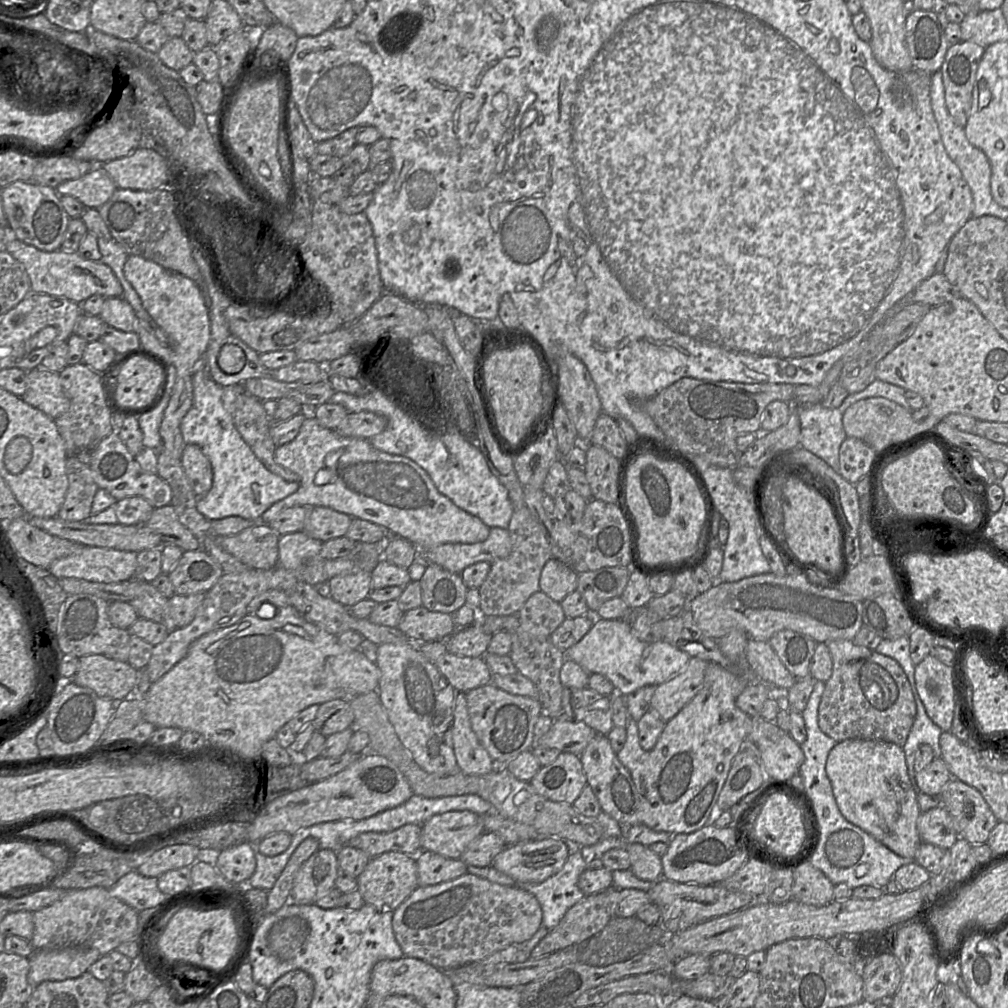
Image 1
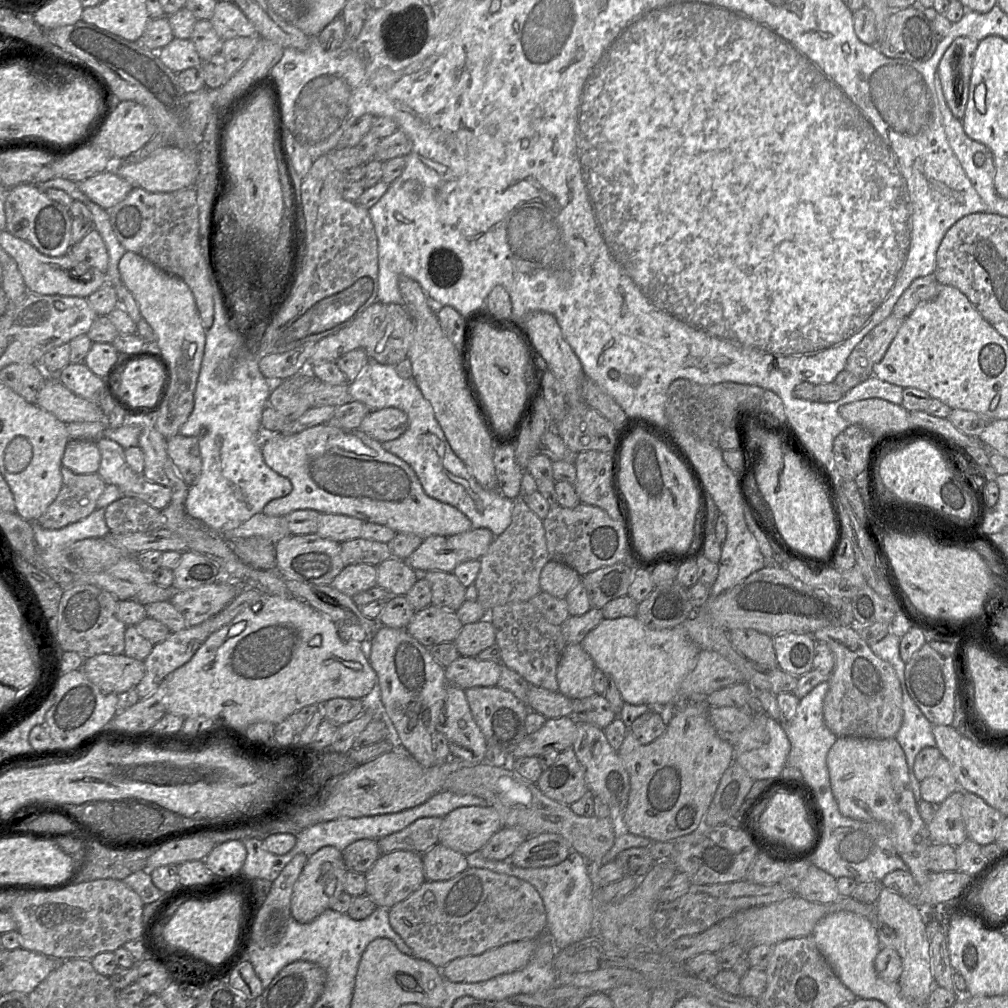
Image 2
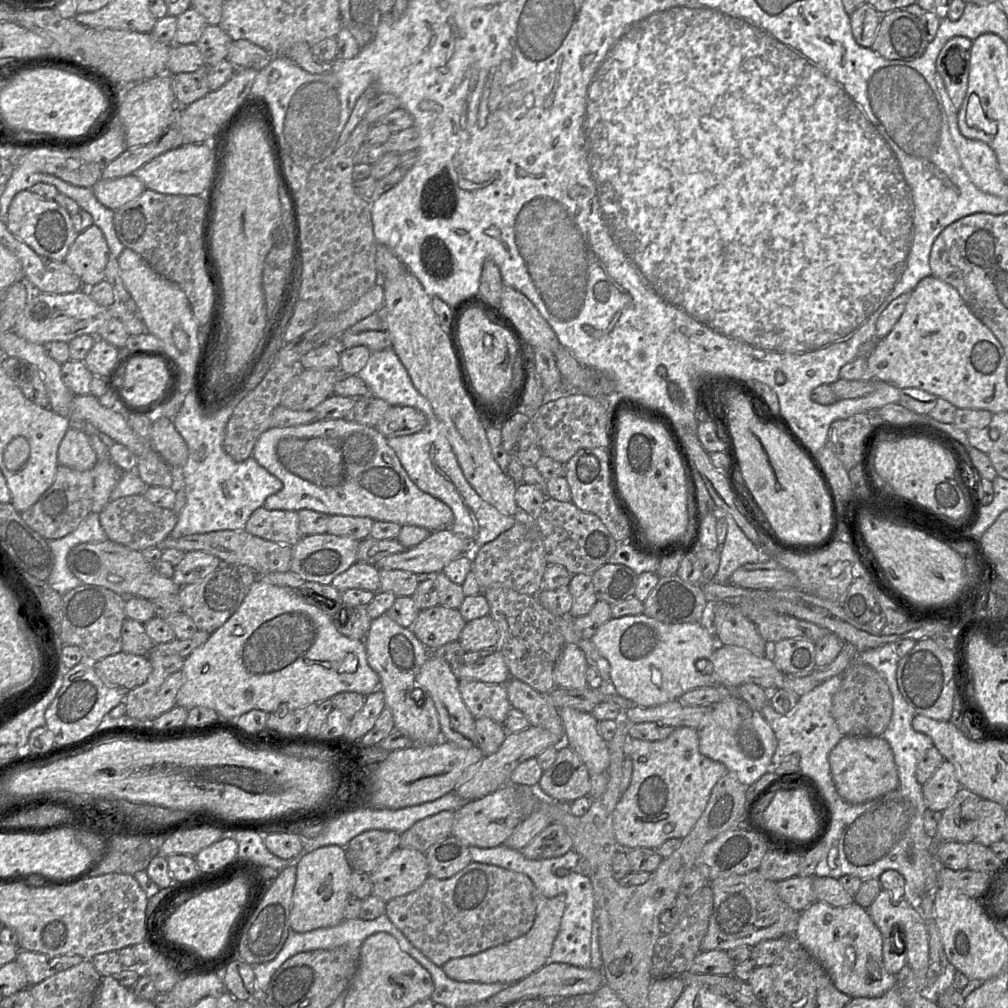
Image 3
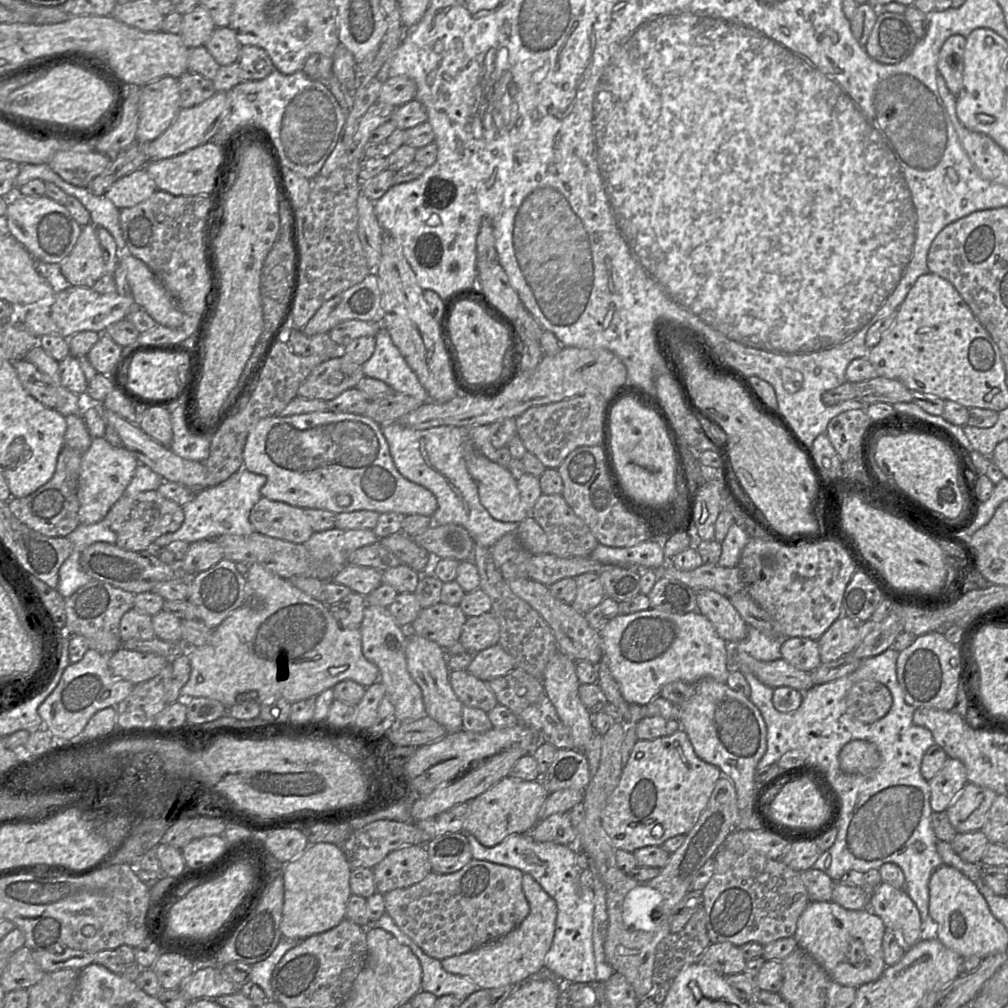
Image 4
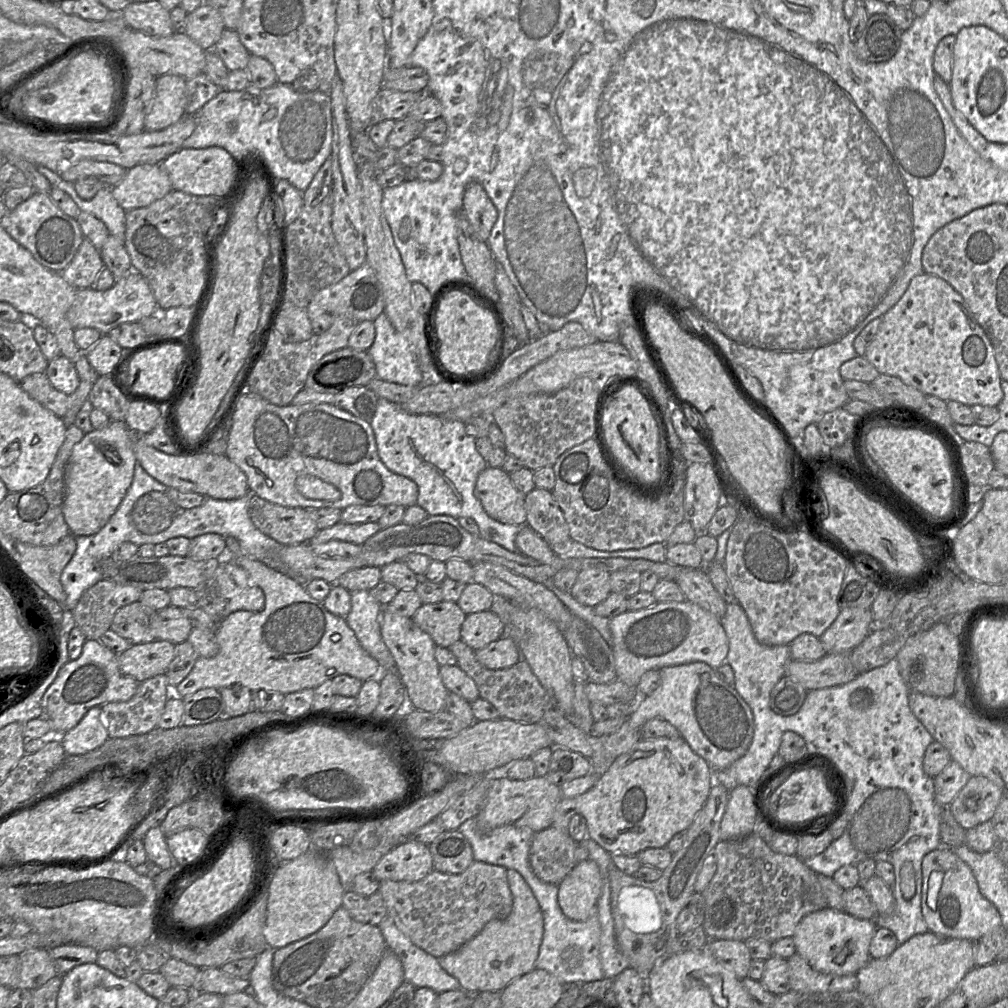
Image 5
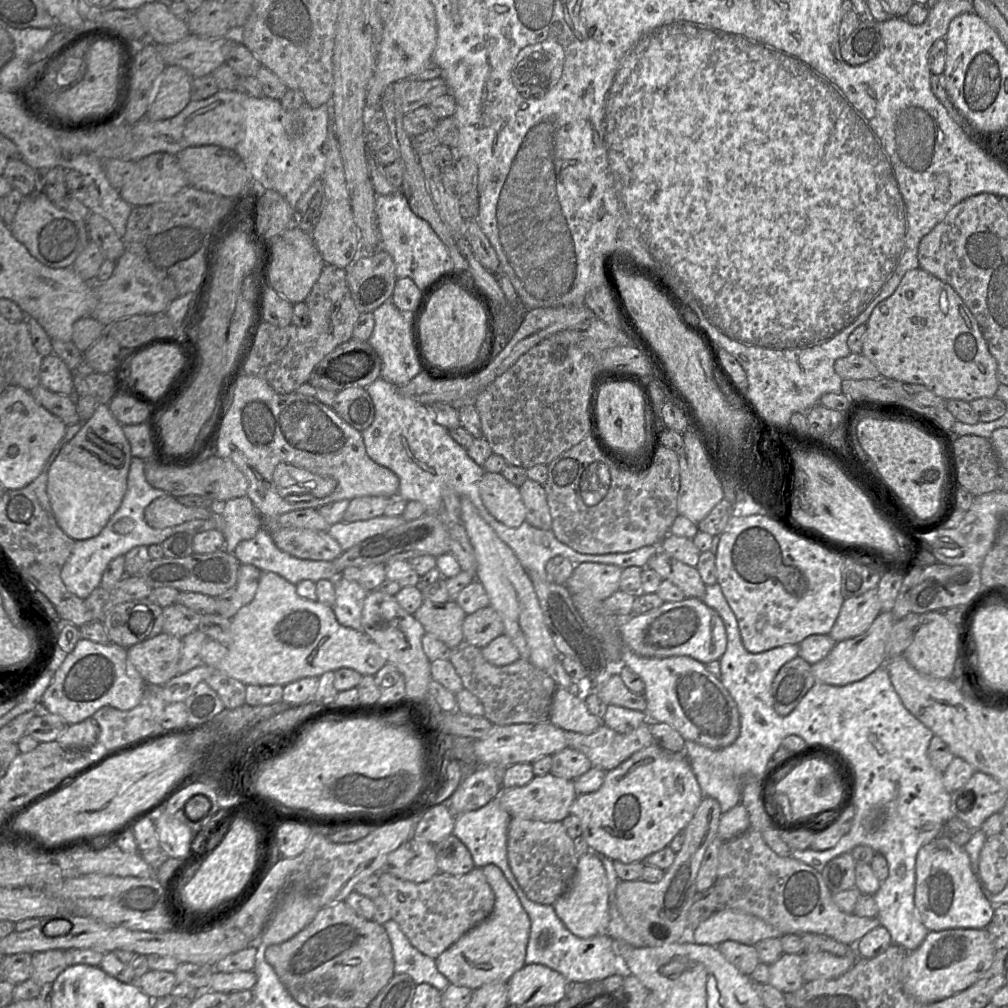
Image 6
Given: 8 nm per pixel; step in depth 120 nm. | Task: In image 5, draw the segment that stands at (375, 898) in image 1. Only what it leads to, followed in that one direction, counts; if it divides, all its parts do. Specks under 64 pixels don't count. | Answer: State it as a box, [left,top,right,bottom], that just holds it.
[372,841,433,882]

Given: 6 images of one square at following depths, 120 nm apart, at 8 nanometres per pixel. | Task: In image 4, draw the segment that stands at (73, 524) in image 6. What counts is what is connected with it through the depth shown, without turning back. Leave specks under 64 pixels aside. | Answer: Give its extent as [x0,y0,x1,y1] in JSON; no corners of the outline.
[78,437,139,525]

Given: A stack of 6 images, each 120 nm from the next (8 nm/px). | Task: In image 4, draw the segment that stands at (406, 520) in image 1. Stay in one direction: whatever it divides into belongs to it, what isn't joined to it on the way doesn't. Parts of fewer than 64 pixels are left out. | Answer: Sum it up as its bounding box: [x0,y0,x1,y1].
[243,411,438,517]

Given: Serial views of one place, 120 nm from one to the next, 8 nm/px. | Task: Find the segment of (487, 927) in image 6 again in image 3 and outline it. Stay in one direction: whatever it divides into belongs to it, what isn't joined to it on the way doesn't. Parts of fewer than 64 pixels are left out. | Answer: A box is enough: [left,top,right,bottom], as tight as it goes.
[441,889,565,984]

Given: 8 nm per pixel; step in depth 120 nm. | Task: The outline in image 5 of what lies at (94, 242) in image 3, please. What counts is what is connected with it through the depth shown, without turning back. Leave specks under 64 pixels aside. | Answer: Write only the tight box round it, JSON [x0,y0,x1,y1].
[60,238,104,289]

